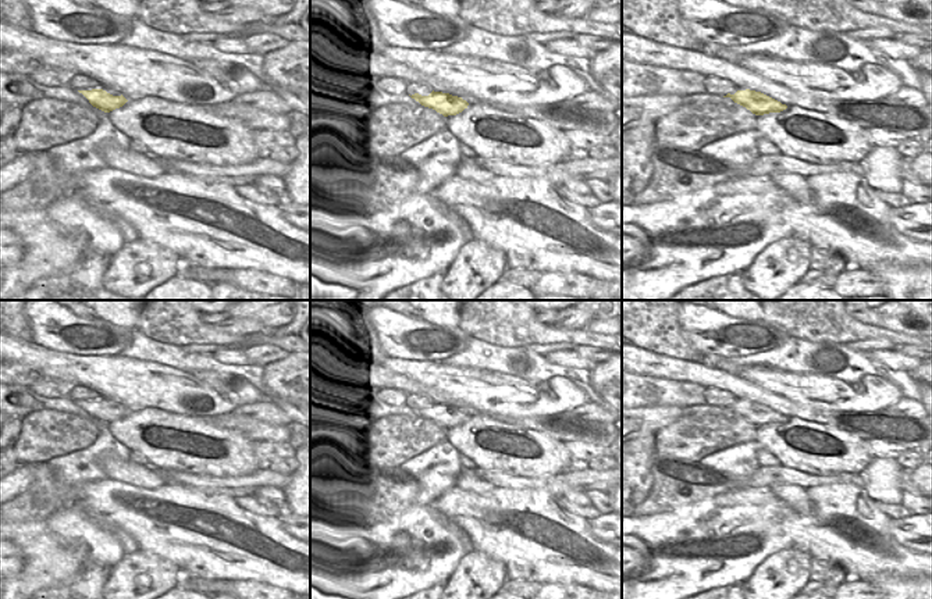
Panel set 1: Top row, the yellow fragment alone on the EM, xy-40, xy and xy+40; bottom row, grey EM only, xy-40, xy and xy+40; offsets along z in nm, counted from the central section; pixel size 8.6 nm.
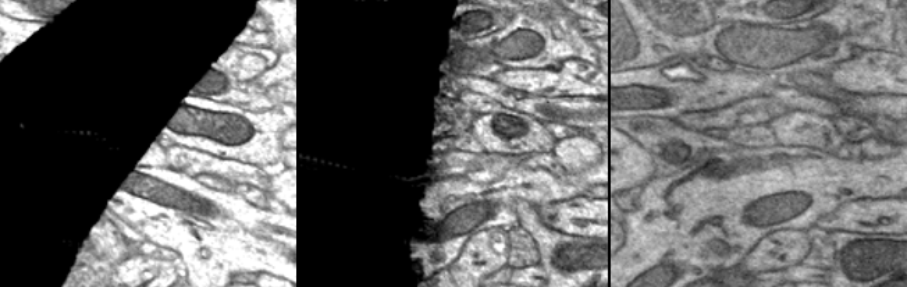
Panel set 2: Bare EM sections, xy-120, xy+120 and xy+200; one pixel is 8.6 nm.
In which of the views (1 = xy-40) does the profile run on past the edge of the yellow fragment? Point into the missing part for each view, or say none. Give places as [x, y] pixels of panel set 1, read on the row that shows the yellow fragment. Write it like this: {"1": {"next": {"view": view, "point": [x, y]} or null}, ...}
{"1": {"next": null}}

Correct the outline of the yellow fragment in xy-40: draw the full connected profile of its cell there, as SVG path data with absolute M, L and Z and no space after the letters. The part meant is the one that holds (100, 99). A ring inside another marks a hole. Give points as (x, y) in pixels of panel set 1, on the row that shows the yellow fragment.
M103 89L78 90L78 92L82 93L93 107L104 113L110 113L115 108L120 108L128 101L122 95L113 96Z

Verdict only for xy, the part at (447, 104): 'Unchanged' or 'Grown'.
Unchanged

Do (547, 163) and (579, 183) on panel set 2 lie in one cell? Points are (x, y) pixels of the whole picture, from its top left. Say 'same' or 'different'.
different

